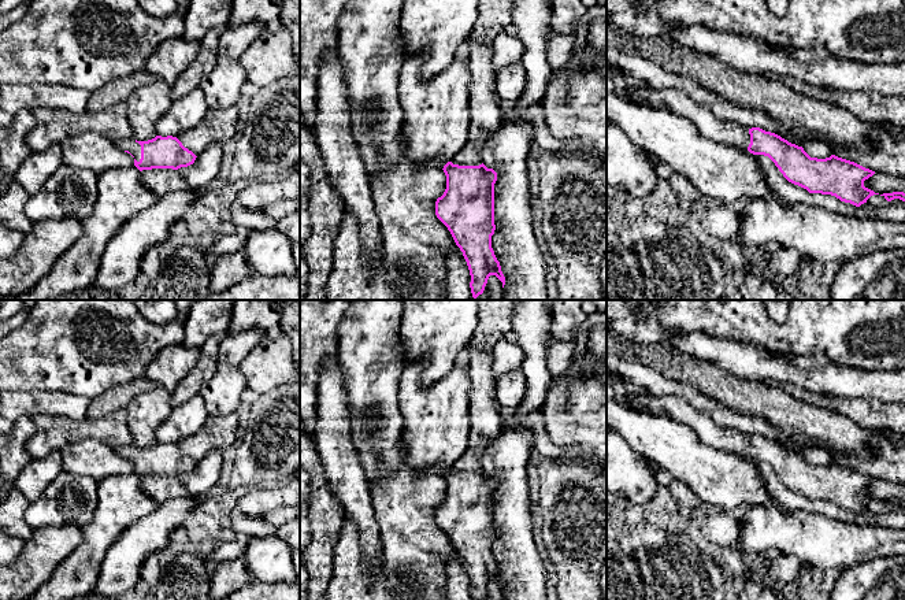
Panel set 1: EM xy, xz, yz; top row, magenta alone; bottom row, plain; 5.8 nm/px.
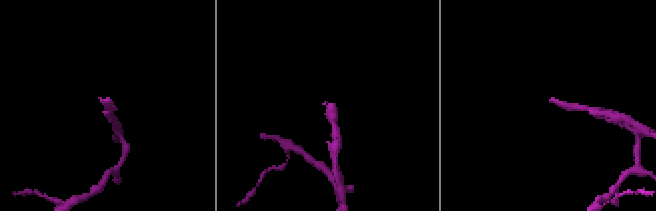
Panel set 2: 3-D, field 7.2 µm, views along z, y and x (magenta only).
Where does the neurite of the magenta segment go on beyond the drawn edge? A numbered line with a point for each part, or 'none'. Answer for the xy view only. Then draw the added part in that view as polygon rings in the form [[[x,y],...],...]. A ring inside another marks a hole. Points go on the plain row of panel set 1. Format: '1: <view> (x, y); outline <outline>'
1: xy (134, 455); outline [[[133,445],[119,447],[115,451],[122,458],[129,458],[134,463],[134,466],[137,468],[140,468],[140,466],[141,466],[141,452],[136,447],[133,447]]]

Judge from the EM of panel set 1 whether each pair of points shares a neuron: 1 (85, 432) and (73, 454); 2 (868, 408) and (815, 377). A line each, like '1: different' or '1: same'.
1: different
2: different

